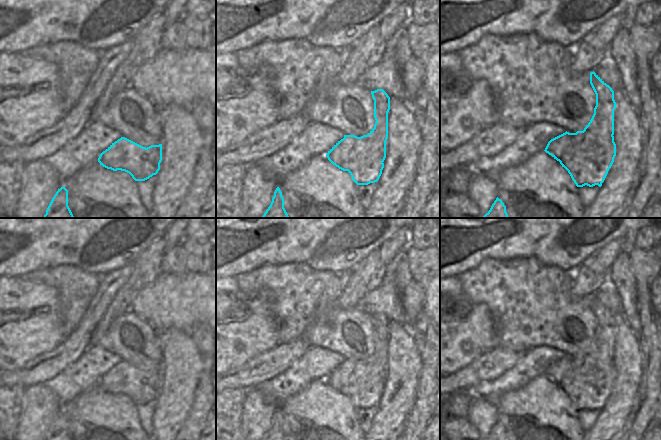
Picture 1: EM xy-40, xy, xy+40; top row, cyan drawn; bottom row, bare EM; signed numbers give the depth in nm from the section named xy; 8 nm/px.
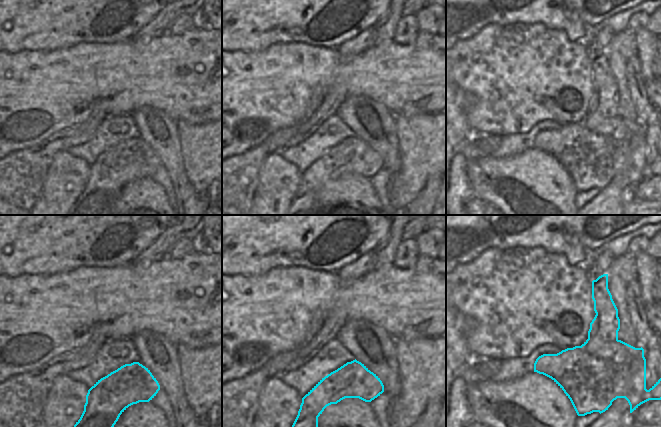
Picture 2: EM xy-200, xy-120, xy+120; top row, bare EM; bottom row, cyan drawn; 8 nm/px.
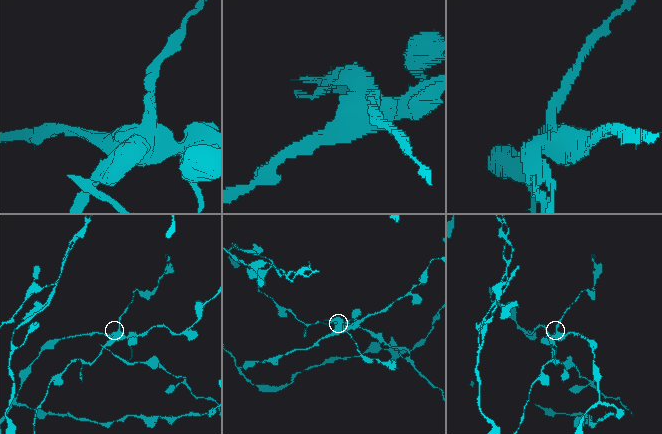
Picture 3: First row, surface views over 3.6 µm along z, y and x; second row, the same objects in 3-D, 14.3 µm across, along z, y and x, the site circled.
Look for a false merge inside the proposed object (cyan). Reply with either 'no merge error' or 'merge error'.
merge error

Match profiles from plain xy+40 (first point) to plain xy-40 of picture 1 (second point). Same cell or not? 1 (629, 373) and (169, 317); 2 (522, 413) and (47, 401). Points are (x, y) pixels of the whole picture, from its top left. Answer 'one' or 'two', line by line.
1: two
2: two

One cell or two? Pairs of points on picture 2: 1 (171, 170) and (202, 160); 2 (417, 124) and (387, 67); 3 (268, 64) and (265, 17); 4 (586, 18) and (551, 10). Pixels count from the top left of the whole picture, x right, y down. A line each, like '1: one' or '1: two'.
1: two
2: two
3: two
4: one

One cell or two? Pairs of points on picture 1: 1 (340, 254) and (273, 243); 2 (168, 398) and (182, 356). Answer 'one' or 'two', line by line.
1: one
2: one

